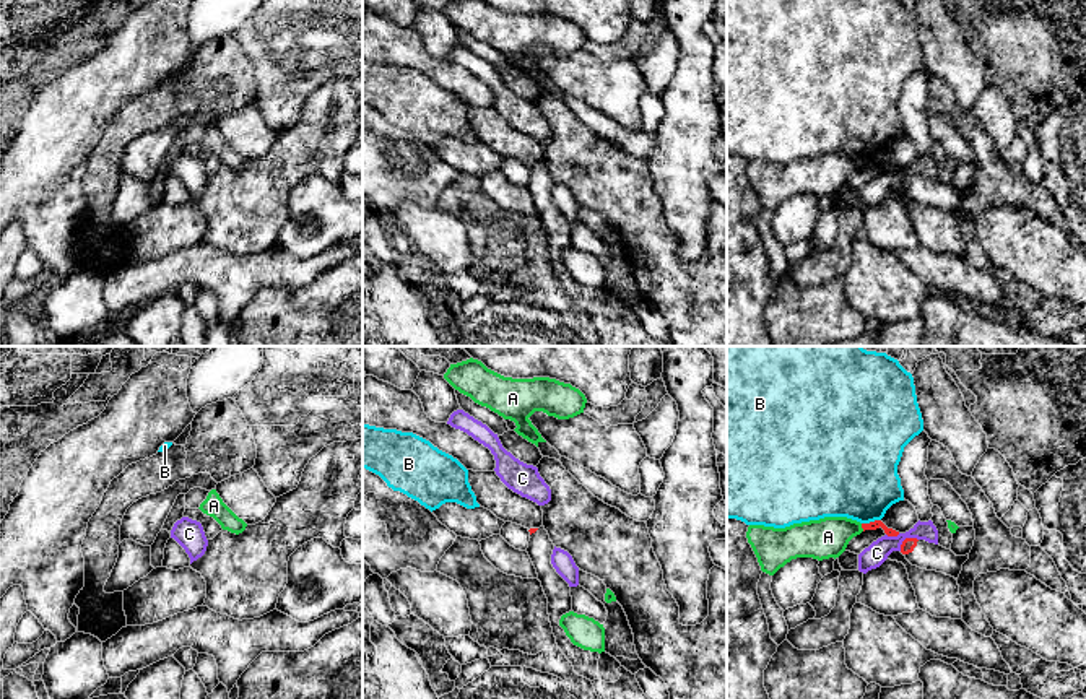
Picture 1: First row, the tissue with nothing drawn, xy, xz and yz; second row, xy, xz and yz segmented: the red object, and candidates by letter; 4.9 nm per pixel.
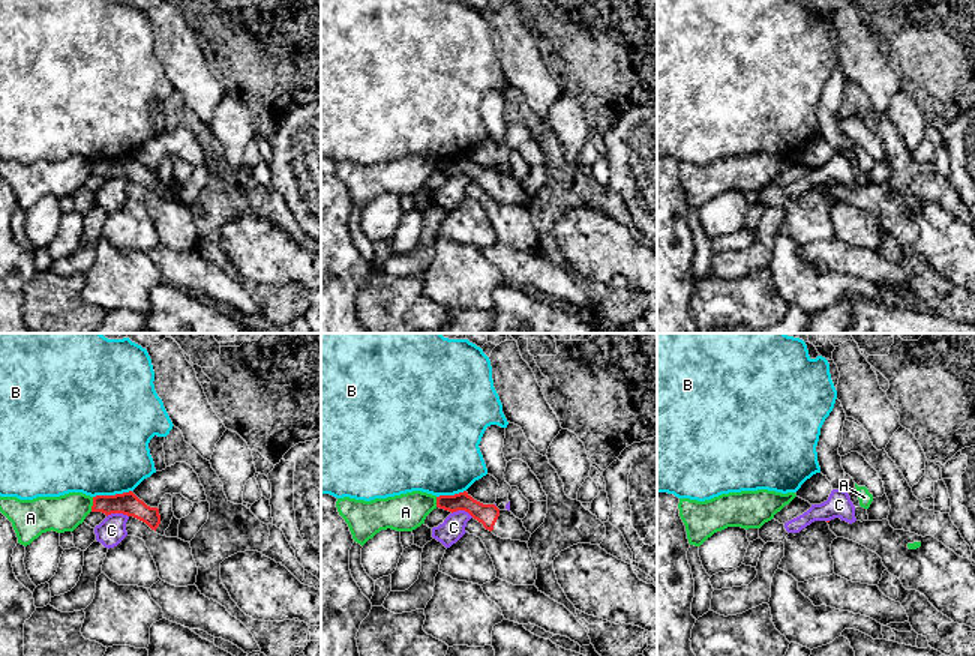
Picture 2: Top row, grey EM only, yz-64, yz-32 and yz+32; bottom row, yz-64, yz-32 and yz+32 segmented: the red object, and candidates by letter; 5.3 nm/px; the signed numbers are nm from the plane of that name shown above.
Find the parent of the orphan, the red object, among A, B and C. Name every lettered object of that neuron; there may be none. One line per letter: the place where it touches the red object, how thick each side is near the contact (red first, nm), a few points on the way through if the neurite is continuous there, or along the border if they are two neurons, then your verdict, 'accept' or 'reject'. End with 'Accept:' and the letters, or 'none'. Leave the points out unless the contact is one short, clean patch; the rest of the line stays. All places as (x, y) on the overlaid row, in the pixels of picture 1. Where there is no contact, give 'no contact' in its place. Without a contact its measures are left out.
A: contact yz (862, 527); calibres 50 and 200 nm; border yz (860, 524), (864, 530); reject
B: contact yz (870, 522); calibres 50 and 420 nm; border yz (880, 519), (862, 524); reject
C: contact yz (906, 538); calibres 70 and 110 nm; reject
Accept: none

